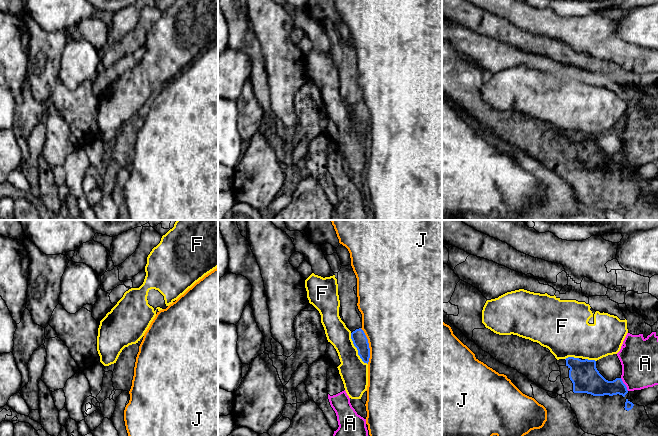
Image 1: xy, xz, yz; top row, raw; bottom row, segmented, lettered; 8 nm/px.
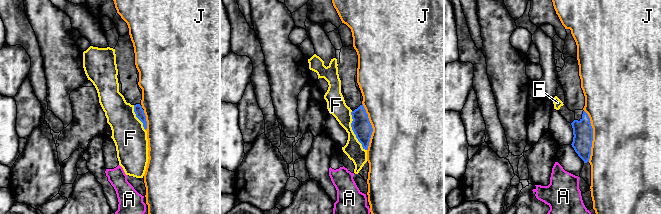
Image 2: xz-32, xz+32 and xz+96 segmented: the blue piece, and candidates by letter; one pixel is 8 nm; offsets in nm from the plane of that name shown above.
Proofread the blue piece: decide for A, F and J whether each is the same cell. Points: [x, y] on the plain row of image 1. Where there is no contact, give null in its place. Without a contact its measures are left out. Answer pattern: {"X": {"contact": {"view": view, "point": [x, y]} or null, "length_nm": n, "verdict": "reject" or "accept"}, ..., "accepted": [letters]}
{"A": {"contact": {"view": "yz", "point": [624, 160]}, "length_nm": 120, "verdict": "reject"}, "F": {"contact": {"view": "xz", "point": [357, 125]}, "length_nm": 300, "verdict": "reject"}, "J": {"contact": {"view": "xz", "point": [368, 122]}, "length_nm": 300, "verdict": "reject"}, "accepted": []}

